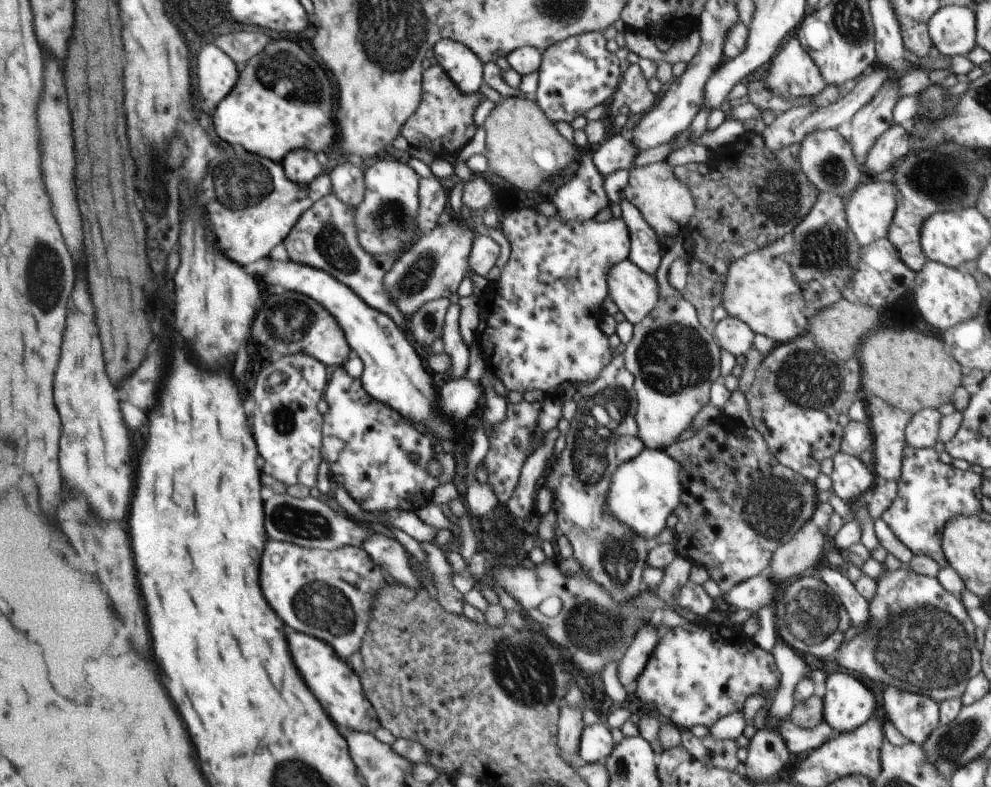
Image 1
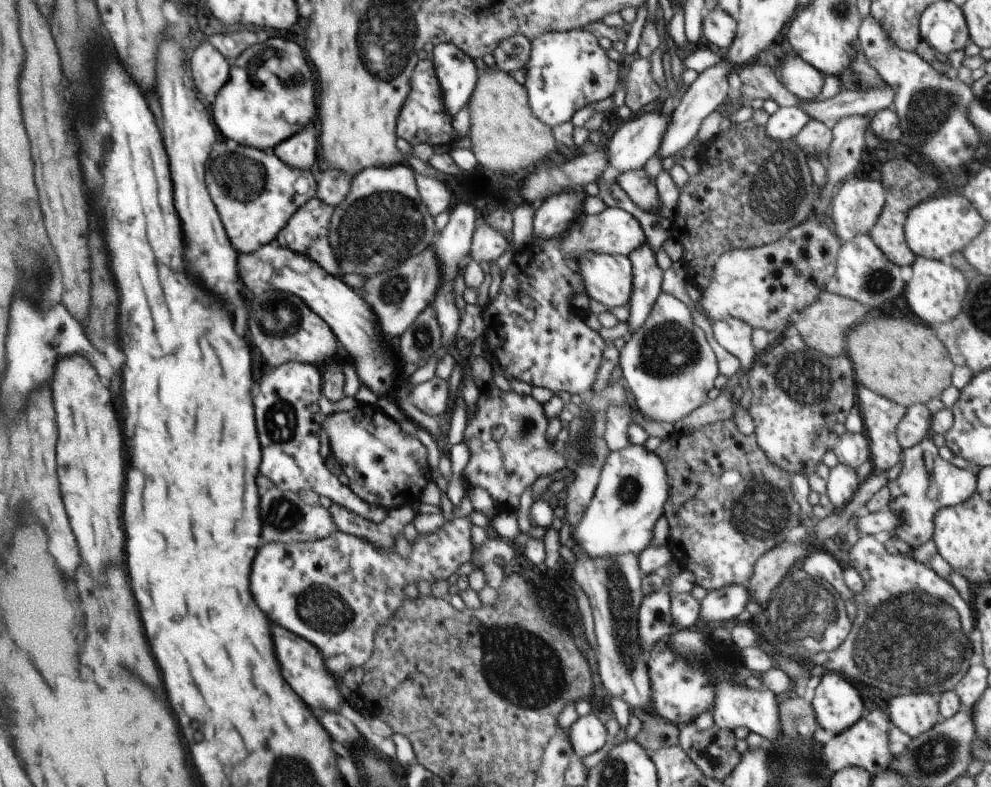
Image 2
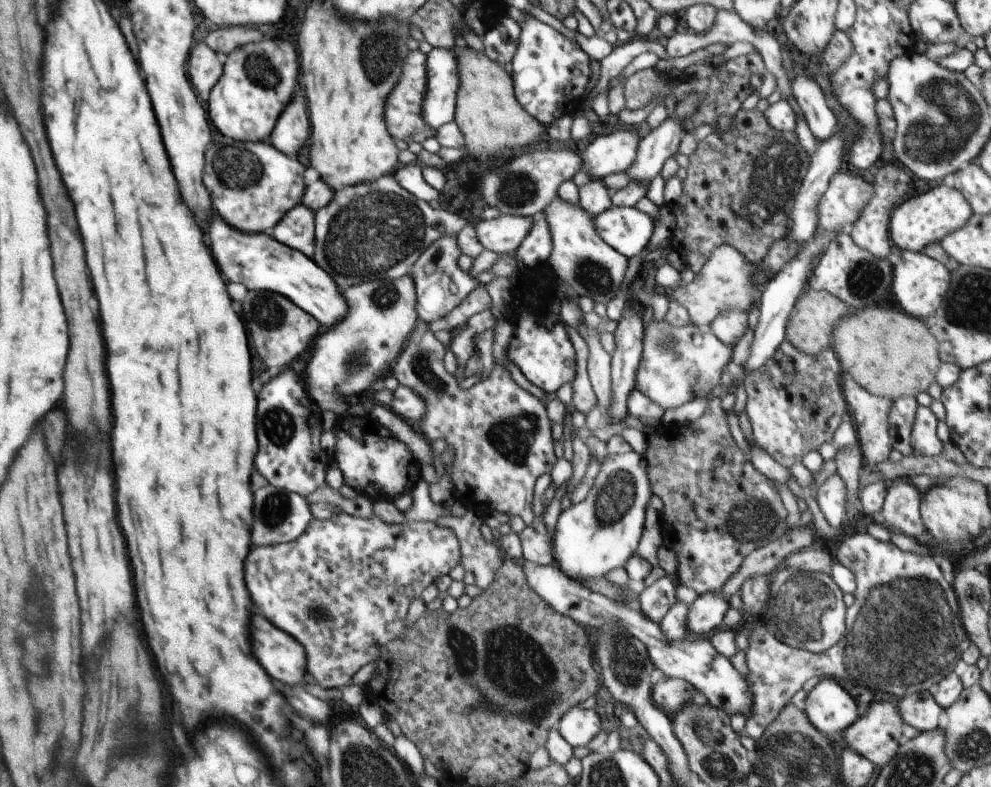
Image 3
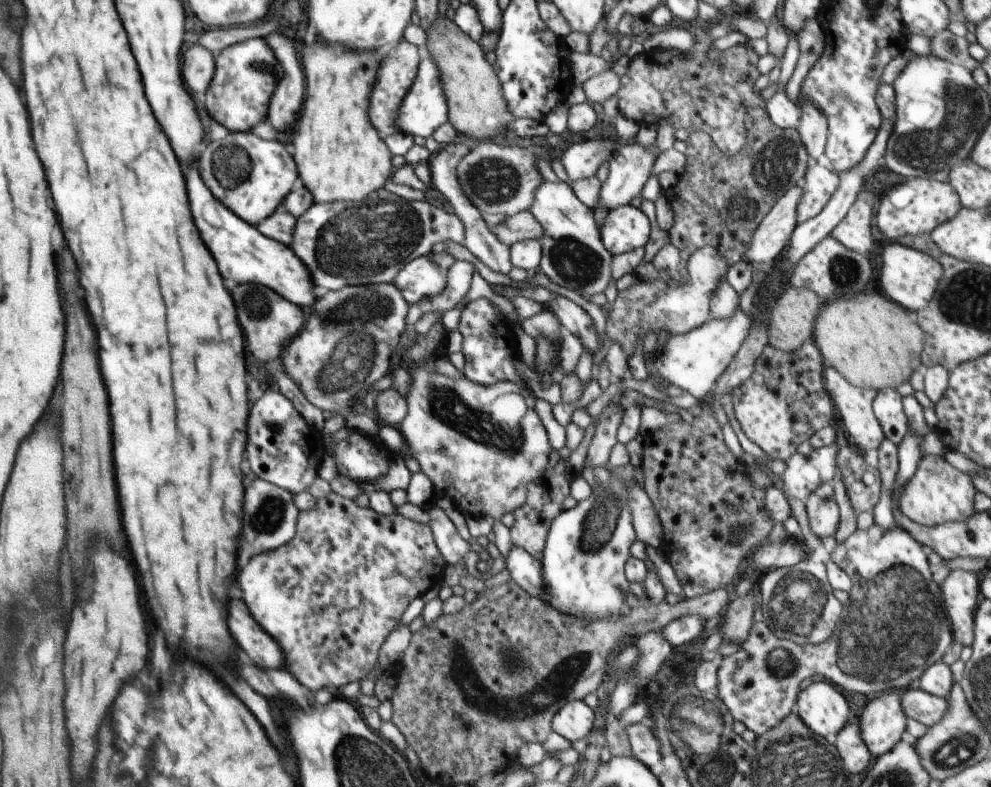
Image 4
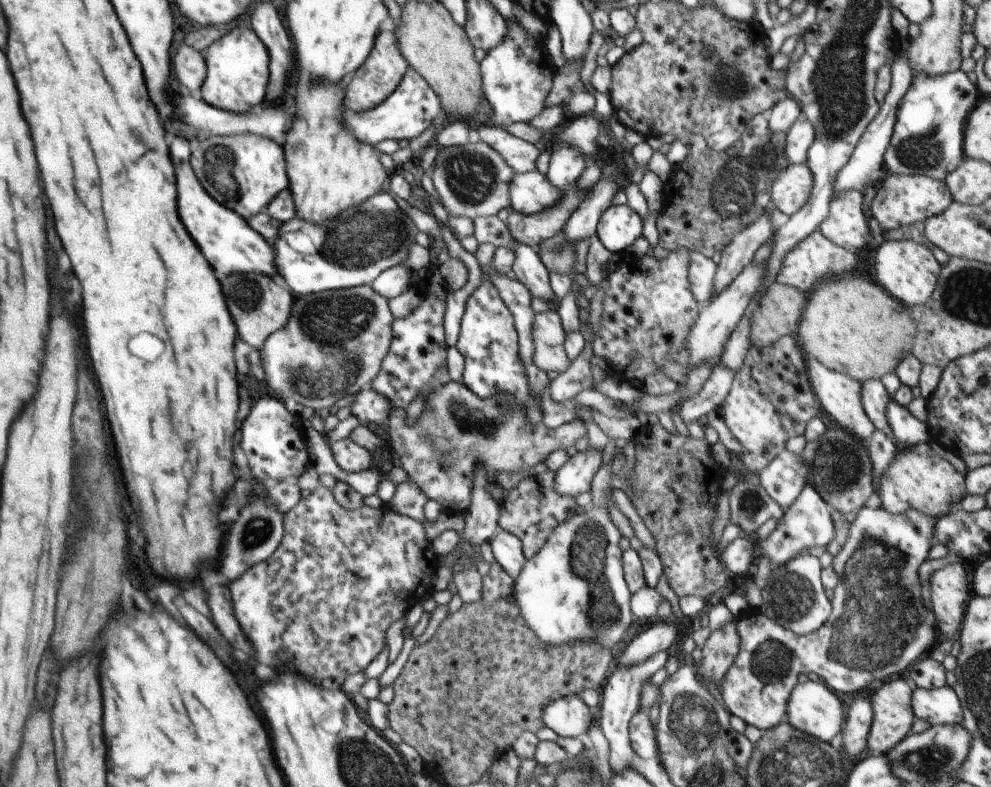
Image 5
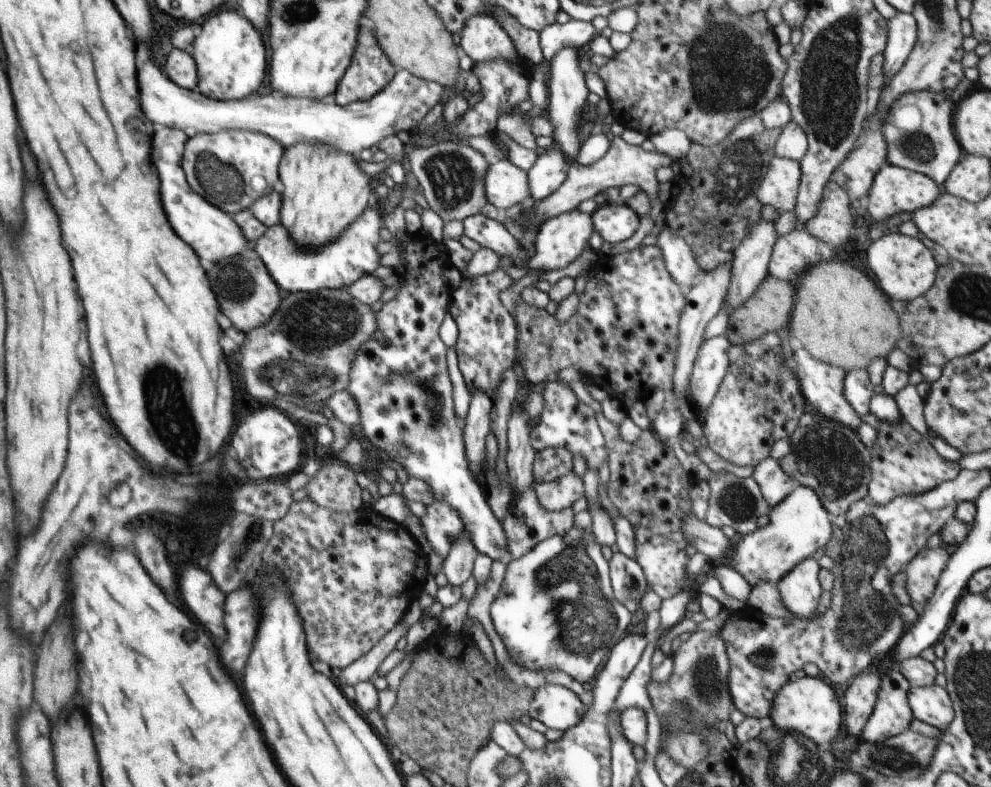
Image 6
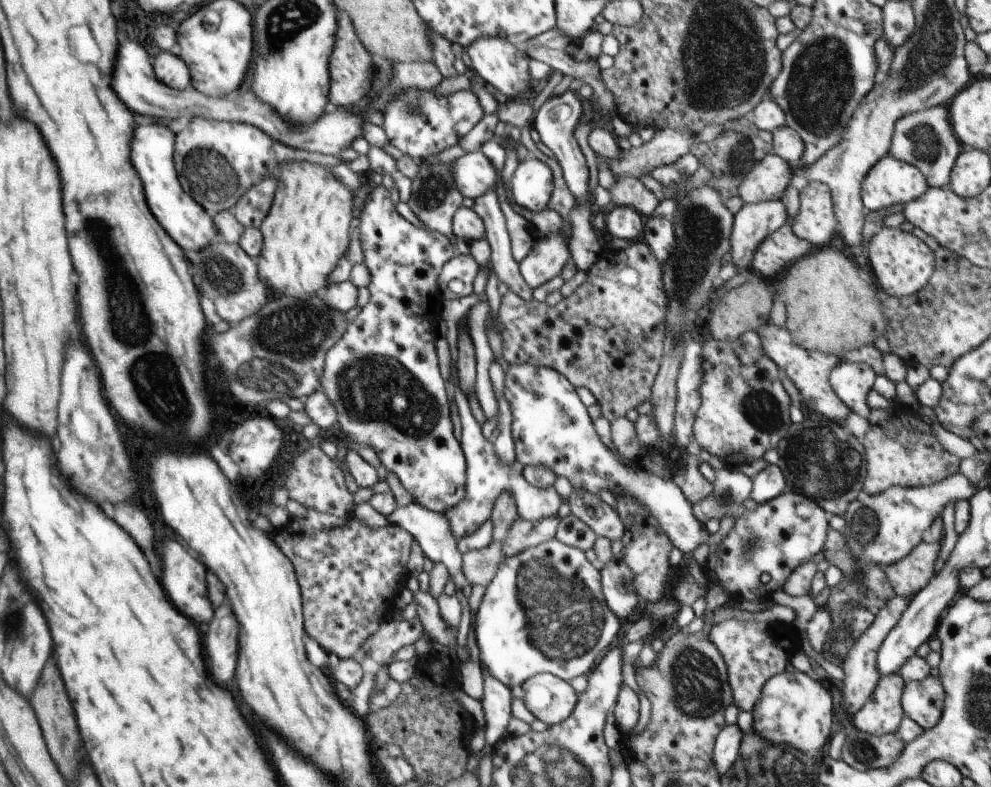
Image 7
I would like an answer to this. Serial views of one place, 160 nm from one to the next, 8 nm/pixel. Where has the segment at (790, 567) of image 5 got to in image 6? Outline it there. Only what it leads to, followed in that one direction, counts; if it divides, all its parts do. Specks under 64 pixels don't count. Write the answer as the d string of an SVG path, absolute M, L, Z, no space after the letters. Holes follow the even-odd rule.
M808 557L800 564L797 564L786 576L783 576L777 582L777 589L781 594L782 602L789 612L802 619L808 619L812 612L821 612L822 609L818 604L822 596L823 588L819 581L820 565L813 557Z

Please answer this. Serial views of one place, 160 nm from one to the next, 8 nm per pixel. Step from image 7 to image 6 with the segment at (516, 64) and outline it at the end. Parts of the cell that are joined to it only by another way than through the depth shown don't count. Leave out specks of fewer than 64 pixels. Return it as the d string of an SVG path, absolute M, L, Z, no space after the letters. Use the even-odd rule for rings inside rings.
M488 13L471 16L460 34L460 50L474 60L475 66L494 59L513 61L518 58L512 39Z

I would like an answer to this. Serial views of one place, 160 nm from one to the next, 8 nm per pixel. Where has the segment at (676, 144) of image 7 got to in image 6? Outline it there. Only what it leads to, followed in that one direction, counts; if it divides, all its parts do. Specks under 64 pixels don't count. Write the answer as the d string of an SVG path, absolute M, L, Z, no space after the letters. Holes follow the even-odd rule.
M615 136L612 139L608 152L595 163L590 166L582 166L578 161L570 162L569 171L566 180L562 186L555 190L550 196L542 200L530 201L524 205L524 208L530 208L530 217L528 220L524 218L521 212L518 214L518 222L524 229L531 231L539 231L539 228L550 219L560 216L562 213L576 209L578 204L582 204L588 198L594 198L600 192L605 192L612 186L621 187L629 184L637 184L651 200L650 218L654 220L654 228L648 232L641 242L641 246L656 245L658 246L658 235L665 228L665 207L666 203L659 199L660 183L656 179L656 170L660 166L671 166L673 160L666 155L660 154L658 151L647 152L640 145L631 145L626 143L621 136Z

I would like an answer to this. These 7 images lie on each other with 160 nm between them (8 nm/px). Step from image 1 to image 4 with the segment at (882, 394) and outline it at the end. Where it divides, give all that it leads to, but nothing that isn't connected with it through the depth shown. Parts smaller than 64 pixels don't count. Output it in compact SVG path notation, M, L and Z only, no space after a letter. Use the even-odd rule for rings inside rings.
M866 291L853 297L826 301L815 320L813 338L822 353L824 366L835 368L850 384L860 388L878 392L885 388L896 389L909 382L914 371L923 369L921 354L925 345L925 332L916 322L913 313L883 293Z

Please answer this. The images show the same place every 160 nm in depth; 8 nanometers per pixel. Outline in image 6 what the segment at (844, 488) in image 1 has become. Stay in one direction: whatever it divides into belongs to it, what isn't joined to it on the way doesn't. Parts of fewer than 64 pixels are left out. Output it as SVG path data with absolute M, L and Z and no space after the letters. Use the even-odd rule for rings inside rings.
M798 485L782 502L771 507L771 512L768 516L769 524L765 528L758 528L749 535L737 536L734 552L726 562L733 569L740 572L752 586L761 580L777 583L797 564L800 564L808 557L812 557L812 554L818 548L824 548L833 535L833 518L820 502L818 495L806 485Z

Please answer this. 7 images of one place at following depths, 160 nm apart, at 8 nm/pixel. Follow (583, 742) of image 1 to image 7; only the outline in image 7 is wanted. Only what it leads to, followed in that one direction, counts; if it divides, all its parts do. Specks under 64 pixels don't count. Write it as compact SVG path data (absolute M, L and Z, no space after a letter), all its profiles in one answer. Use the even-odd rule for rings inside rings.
M550 673L526 679L518 690L526 708L549 727L567 719L578 702L570 683Z

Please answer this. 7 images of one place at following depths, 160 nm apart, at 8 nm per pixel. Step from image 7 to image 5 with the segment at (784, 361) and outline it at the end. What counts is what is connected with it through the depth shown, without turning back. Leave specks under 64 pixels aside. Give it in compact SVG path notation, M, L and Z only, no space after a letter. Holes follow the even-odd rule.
M812 357L806 358L806 364L813 393L817 396L820 406L846 431L856 435L860 440L870 440L876 428L862 404L862 382L844 373L830 370Z

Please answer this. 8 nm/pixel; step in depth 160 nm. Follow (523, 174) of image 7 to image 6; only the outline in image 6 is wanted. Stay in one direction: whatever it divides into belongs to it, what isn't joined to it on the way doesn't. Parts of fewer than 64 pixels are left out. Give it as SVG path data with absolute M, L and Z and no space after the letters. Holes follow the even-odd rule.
M556 148L540 151L539 158L528 173L531 198L542 200L558 190L566 180L570 160Z

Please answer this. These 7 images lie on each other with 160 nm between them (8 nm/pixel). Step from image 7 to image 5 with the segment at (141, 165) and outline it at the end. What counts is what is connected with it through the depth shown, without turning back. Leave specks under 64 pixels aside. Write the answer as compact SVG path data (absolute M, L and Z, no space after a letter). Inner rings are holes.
M176 138L170 144L170 158L176 170L176 186L178 186L178 214L190 232L192 240L204 252L206 260L214 268L216 276L228 276L232 272L260 273L279 280L279 272L275 263L275 248L271 242L249 226L242 218L226 205L208 196L200 184L194 170L190 166L190 144L184 138Z

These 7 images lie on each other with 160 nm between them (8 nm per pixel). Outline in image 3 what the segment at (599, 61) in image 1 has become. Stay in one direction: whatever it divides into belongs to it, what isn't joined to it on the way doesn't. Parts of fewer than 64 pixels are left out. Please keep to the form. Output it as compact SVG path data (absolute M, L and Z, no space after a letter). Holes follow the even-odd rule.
M523 12L526 14L526 21L520 25L521 35L511 62L513 66L511 77L516 98L522 108L547 127L564 115L566 100L572 98L582 100L582 94L592 76L590 63L594 59L586 54L575 40L567 38L550 25Z

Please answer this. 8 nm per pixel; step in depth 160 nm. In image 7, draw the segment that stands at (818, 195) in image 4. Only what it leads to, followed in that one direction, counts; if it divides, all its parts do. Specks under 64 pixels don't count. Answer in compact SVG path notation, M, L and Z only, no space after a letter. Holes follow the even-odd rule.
M768 153L742 179L738 192L745 203L780 201L791 184L791 166L776 153Z

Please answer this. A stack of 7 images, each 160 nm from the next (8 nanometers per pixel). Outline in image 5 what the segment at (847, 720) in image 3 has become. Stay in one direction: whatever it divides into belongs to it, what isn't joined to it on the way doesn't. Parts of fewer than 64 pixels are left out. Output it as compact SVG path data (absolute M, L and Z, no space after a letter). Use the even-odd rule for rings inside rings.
M807 681L798 683L792 689L787 704L786 720L794 728L802 730L804 735L810 735L830 743L832 738L840 733L844 724L844 710L838 696L823 682Z

